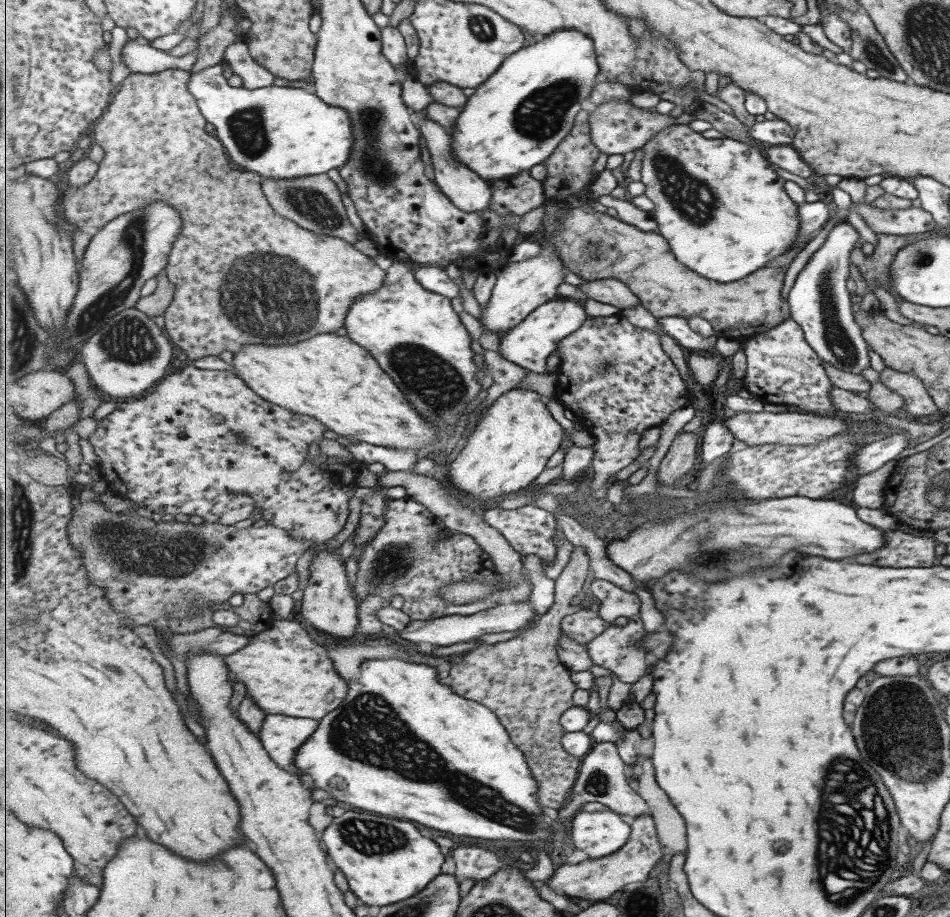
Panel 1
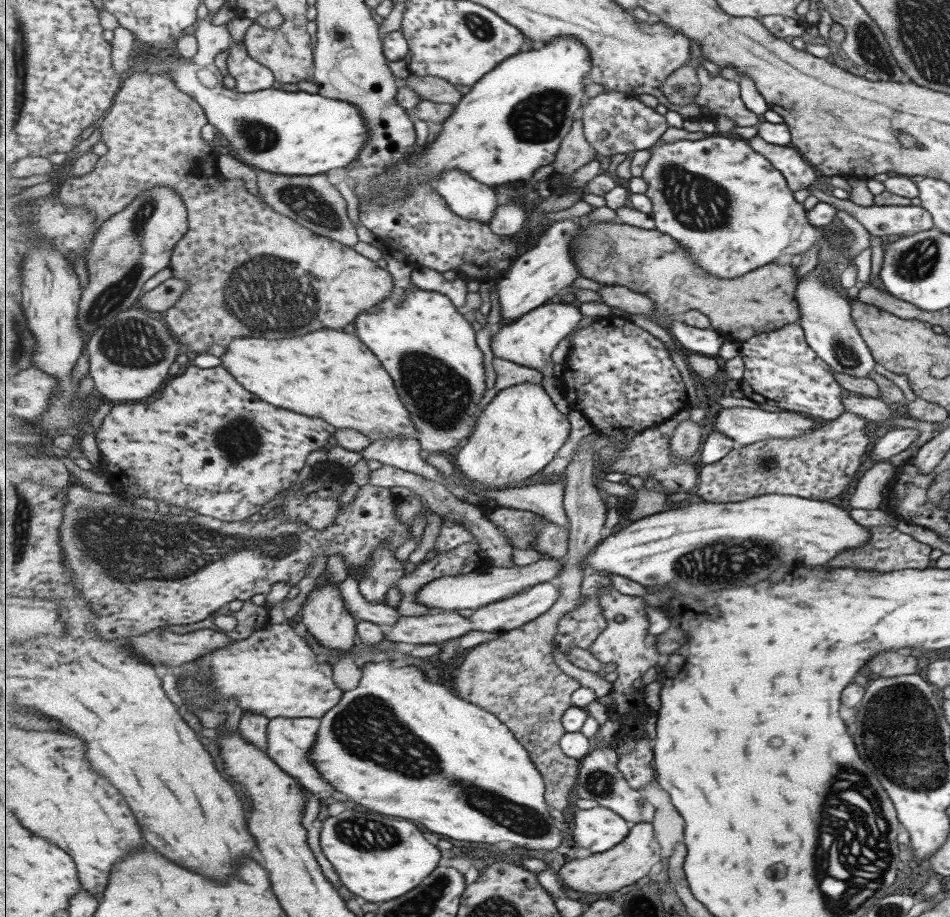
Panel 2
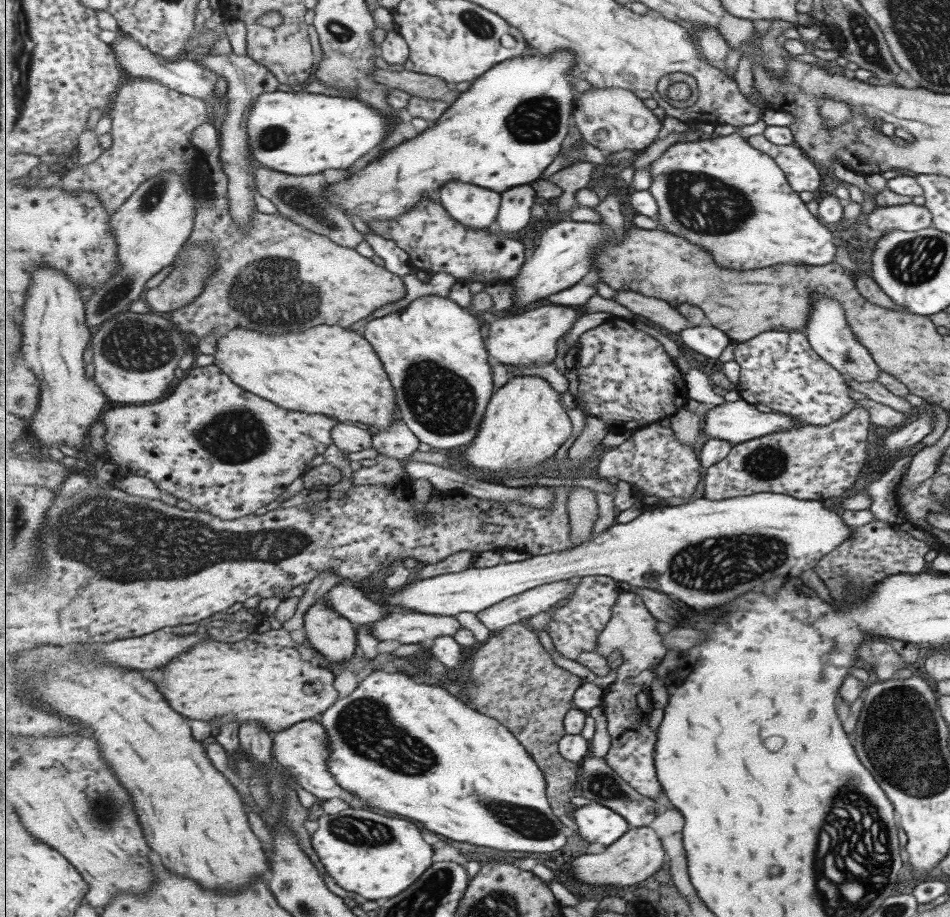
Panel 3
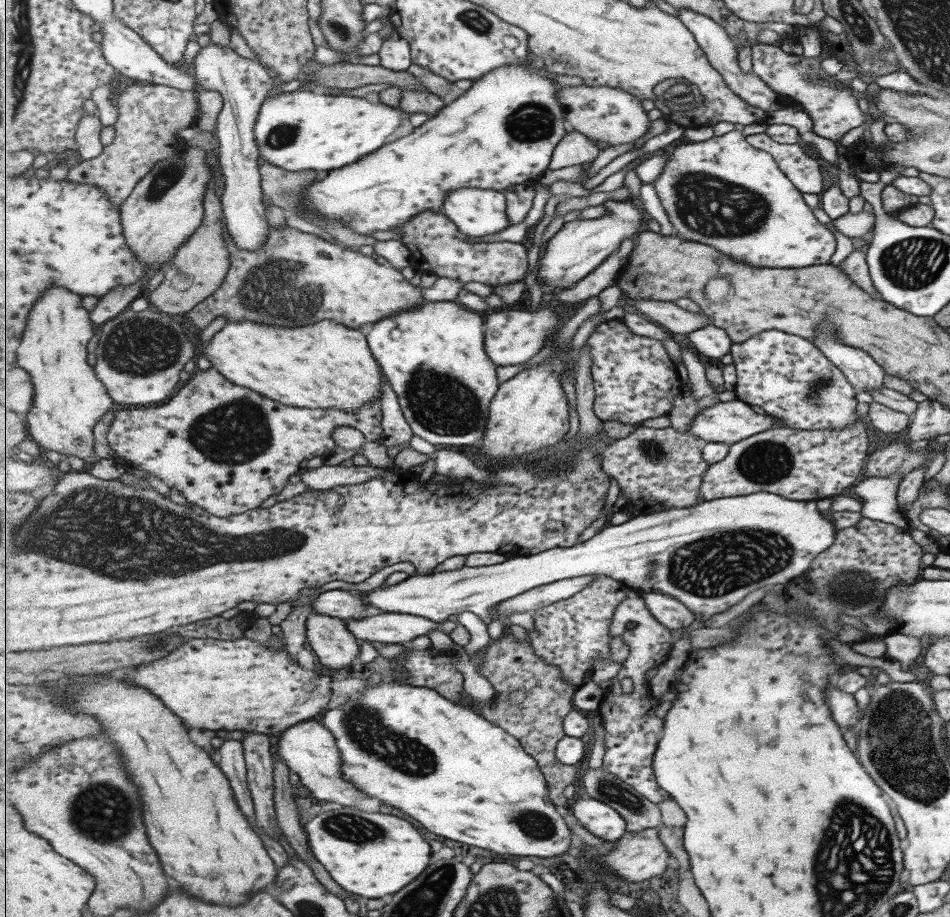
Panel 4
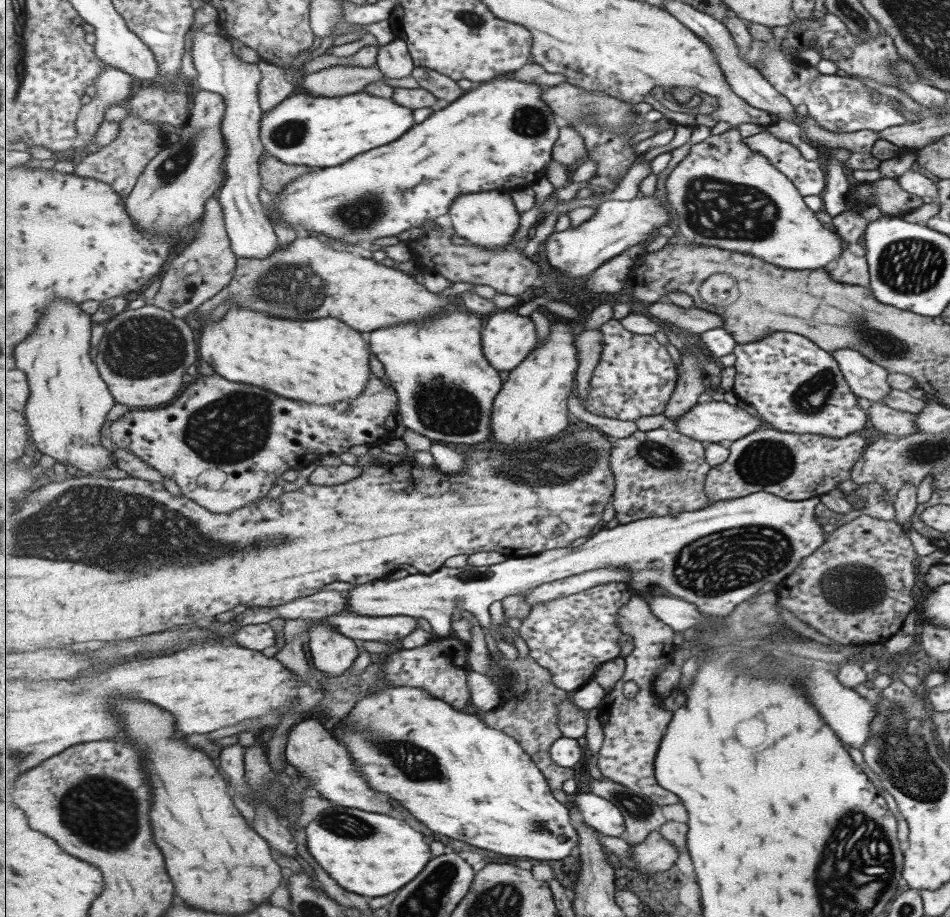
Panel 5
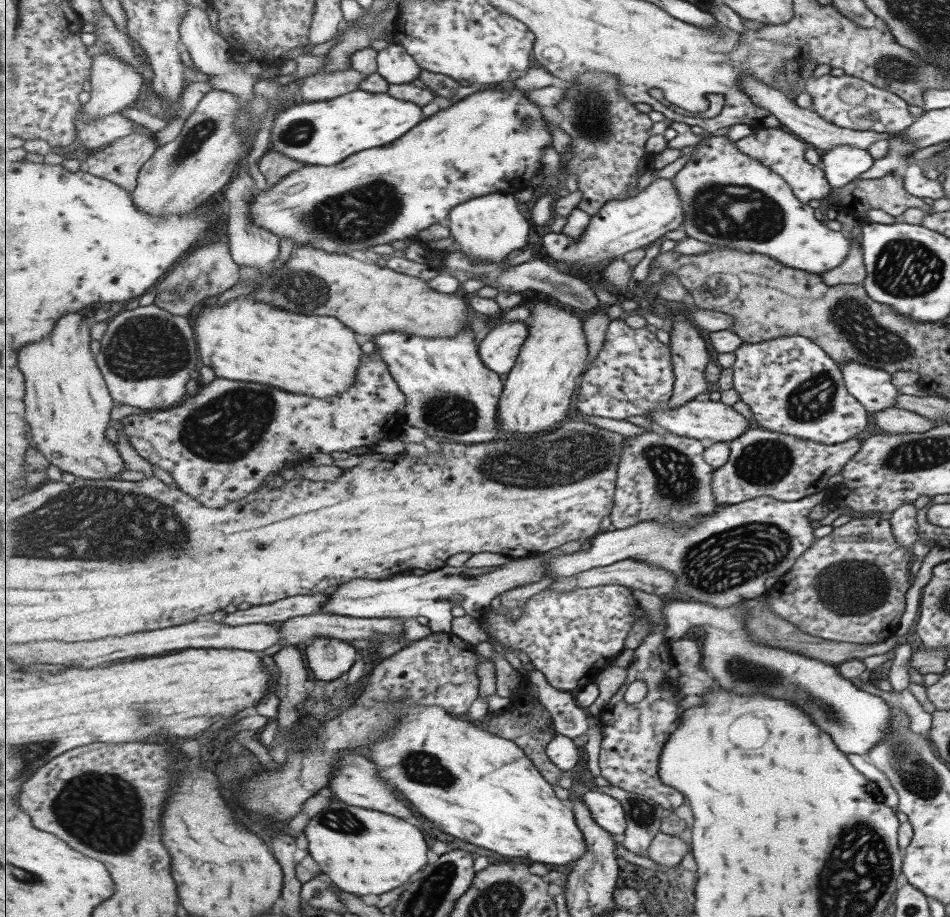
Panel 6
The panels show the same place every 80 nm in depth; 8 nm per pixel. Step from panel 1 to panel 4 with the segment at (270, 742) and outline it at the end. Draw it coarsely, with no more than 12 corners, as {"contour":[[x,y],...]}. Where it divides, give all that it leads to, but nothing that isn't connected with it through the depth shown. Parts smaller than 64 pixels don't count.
{"contour":[[316,718],[275,738],[278,754],[319,800],[357,806],[342,752]]}

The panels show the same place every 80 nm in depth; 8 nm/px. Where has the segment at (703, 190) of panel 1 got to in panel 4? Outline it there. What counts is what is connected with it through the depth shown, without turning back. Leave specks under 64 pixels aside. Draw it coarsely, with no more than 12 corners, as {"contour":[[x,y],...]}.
{"contour":[[740,127],[669,151],[677,236],[765,268],[833,234]]}

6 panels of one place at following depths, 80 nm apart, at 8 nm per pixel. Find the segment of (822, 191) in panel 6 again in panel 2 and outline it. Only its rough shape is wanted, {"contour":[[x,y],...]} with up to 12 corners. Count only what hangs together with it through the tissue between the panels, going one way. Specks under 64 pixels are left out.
{"contour":[[749,142],[783,174],[791,191],[803,190],[819,174],[793,146]]}

